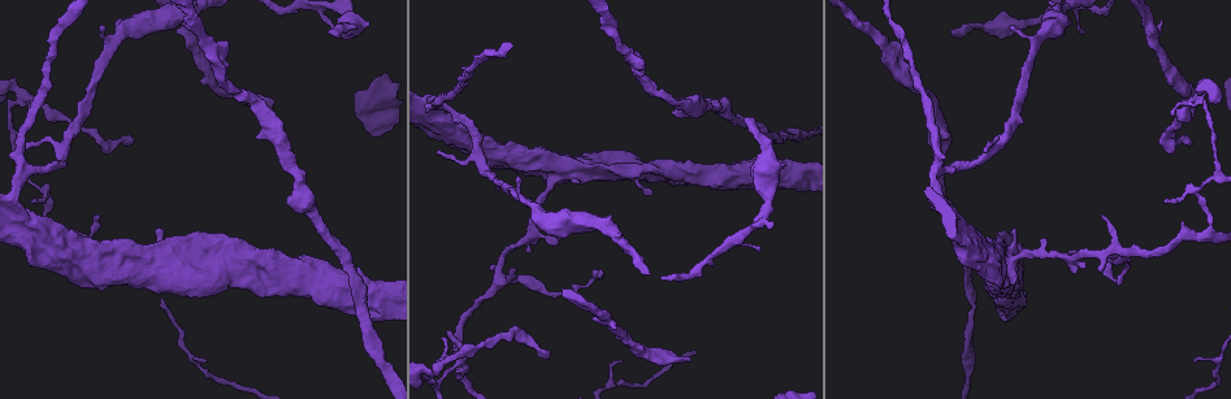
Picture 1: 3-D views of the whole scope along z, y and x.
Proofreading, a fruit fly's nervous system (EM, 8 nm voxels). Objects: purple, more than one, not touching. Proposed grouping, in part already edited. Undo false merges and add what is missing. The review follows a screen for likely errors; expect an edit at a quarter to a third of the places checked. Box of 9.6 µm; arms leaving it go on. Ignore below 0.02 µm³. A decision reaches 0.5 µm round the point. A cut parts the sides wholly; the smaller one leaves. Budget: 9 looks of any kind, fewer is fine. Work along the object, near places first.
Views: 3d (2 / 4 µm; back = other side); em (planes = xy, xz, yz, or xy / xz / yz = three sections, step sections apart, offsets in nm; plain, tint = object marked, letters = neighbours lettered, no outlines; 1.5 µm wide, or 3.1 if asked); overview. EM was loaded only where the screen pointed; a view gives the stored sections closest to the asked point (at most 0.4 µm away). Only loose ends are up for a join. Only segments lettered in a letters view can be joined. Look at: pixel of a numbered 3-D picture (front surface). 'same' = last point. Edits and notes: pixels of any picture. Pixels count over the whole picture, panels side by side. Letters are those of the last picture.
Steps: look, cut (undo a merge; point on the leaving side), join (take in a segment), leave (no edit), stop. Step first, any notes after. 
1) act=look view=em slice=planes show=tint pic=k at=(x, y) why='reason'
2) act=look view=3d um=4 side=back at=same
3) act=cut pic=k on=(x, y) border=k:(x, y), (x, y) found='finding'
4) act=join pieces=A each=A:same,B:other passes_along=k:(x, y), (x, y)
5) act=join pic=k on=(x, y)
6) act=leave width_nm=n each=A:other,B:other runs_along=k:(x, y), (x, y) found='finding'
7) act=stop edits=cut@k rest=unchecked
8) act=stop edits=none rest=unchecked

act=look view=3d um=4 pic=1 at=(98, 214) why='tapers out'

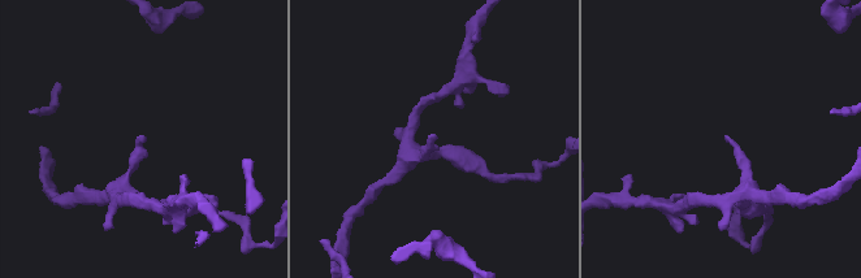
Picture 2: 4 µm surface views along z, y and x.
act=look view=em slice=planes show=letters pic=2 at=(142, 135) why='need the tissue'

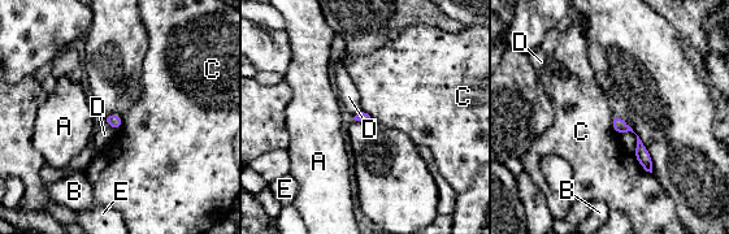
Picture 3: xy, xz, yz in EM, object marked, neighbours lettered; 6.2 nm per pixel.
act=leave each=A:other,B:other,C:other,D:other,E:other border=3:(633, 152), (637, 161), (651, 173) found='none of them fits'

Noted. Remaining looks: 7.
act=look view=em slice=yz step=8 show=tint pic=1 at=(549, 352) why='thin end'

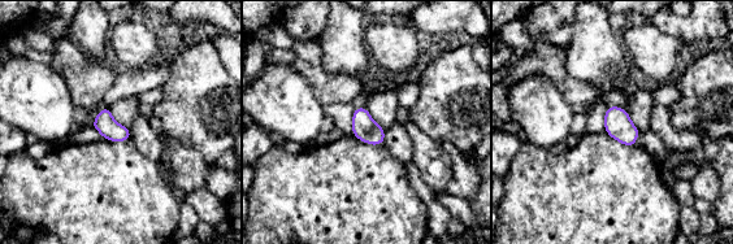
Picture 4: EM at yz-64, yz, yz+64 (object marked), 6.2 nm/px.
act=look view=em slice=planes show=letters at=same why='cut it another way'

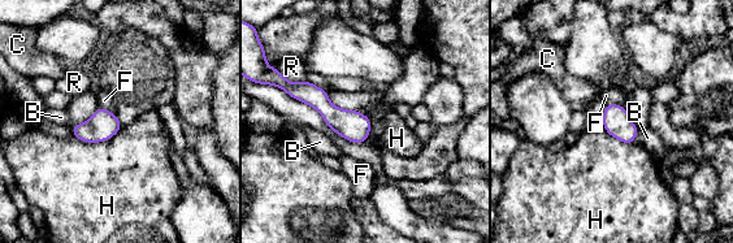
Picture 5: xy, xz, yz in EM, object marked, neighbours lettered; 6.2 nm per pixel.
act=leave each=B:other,C:other,F:other,H:other,R:other runs_along=5:(294, 92), (313, 95), (364, 138) found='no lettered segment goes on from it'

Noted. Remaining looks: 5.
act=look view=3d um=4 pic=1 at=(1201, 99)

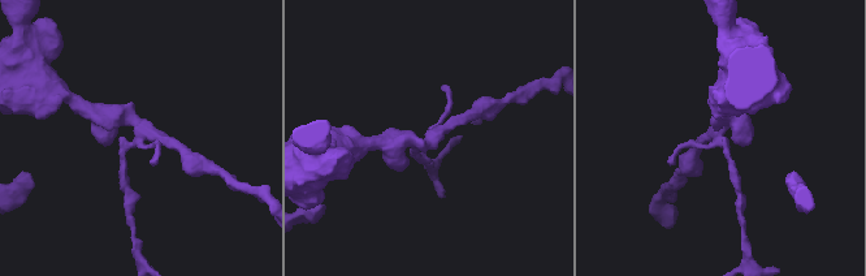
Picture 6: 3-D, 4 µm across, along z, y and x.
act=look view=em slice=planes show=tint pic=6 at=(430, 135)

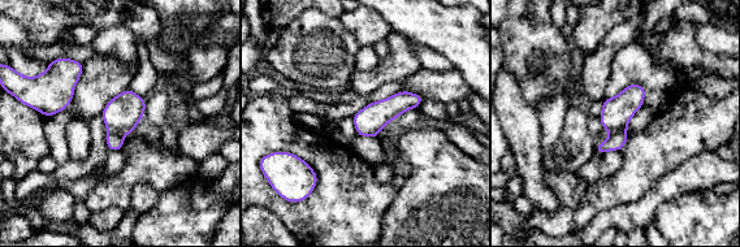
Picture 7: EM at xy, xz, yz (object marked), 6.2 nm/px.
act=look view=em slice=planes show=letters at=same

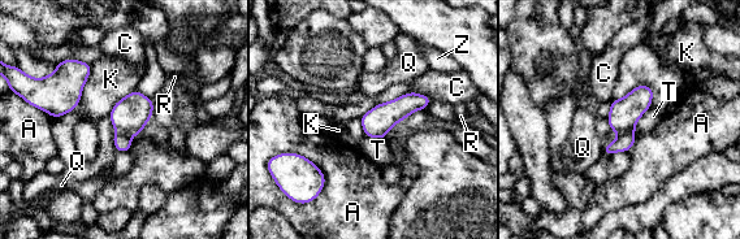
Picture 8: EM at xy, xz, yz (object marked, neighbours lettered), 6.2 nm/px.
act=cut pic=8 on=(129, 116) each=A:other,C:other,K:other,Q:other,R:other,T:other,Z:other border=8:(116, 130), (130, 137) found='two neurons meet here'

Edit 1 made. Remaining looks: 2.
act=look view=em slice=planes show=letters pic=1 at=(1210, 231) why='arms part here'

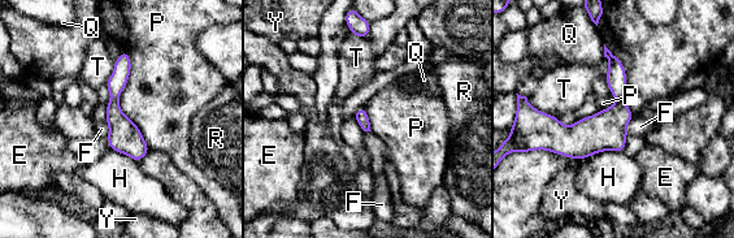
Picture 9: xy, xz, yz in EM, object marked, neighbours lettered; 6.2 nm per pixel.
act=leave width_nm=80 each=E:other,F:other,H:other,P:other,Q:other,R:other,T:other,Y:other border=9:(633, 116), (626, 126), (628, 135) found='one neuron here'

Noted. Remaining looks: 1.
act=stop edits=cut@8 rest=unchecked

